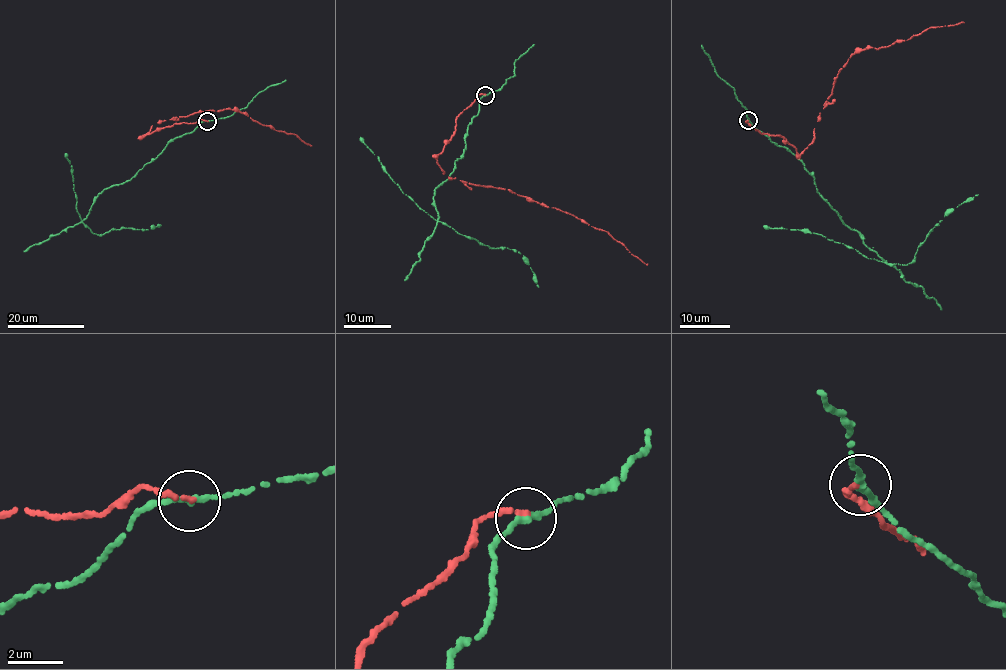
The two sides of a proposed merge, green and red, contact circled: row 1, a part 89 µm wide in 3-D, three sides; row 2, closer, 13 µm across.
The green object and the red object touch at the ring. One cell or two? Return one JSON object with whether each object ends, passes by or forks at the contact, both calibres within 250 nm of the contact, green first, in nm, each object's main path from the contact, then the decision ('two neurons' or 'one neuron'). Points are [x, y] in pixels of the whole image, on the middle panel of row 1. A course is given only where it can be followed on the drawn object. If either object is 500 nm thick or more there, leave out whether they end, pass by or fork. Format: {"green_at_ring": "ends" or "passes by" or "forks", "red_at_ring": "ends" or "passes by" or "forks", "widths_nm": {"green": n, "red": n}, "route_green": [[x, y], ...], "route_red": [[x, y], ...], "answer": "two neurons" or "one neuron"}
{"green_at_ring": "passes by", "red_at_ring": "ends", "widths_nm": {"green": 240, "red": 240}, "route_green": [[484, 95], [468, 126], [461, 157], [435, 189], [438, 221], [491, 248], [516, 250], [526, 257], [538, 287]], "route_red": [[484, 94], [456, 118], [455, 132], [437, 157], [442, 174], [510, 190], [569, 213], [602, 229], [648, 264]], "answer": "two neurons"}

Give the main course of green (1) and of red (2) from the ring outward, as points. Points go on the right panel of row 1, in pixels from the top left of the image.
1: (748, 120), (802, 160), (818, 192), (845, 224), (889, 264), (911, 262), (918, 246), (938, 223), (977, 194)
2: (747, 120), (763, 133), (783, 137), (799, 154), (811, 144), (839, 70), (854, 53), (964, 22)

